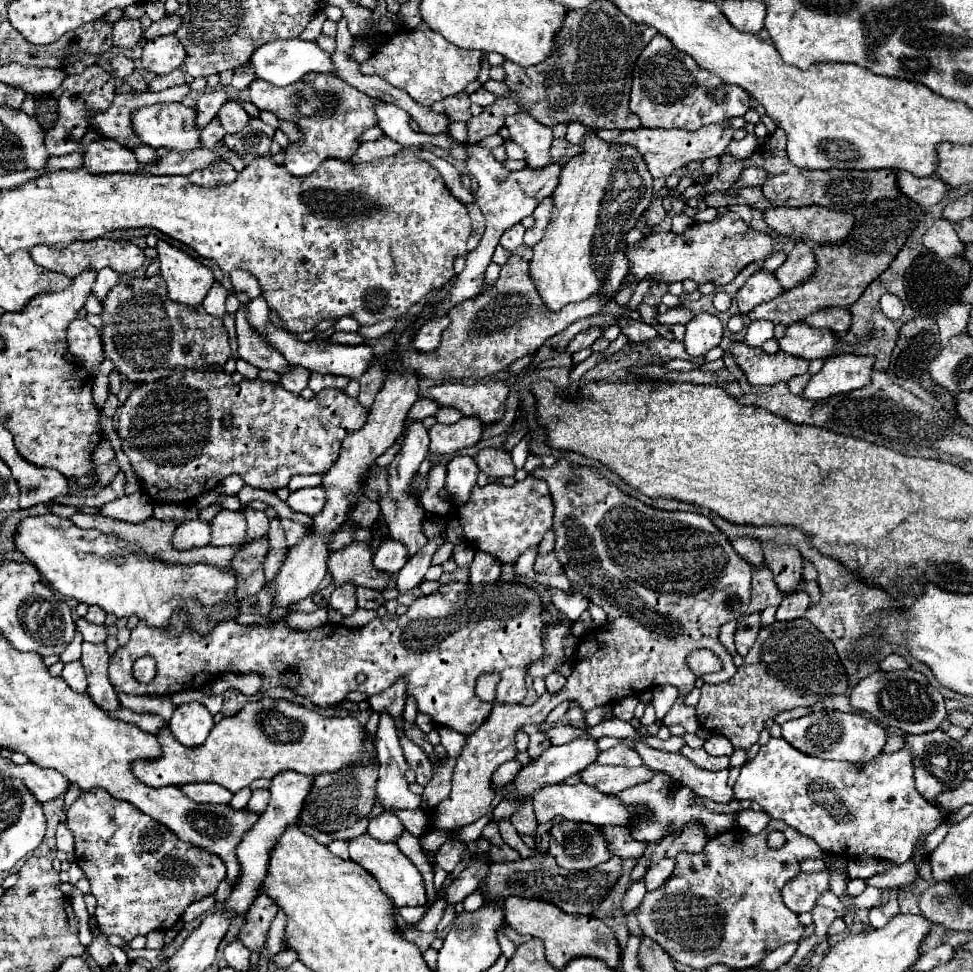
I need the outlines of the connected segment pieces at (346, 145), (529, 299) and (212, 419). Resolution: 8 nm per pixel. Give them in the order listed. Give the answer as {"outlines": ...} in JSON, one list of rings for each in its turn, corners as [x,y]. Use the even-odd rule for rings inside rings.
{"outlines":[[[[309,76],[309,80],[305,80],[305,82],[309,82],[319,92],[335,94],[339,100],[337,100],[335,112],[331,116],[321,116],[321,114],[315,114],[315,116],[309,116],[309,118],[303,116],[303,120],[297,122],[299,130],[303,132],[303,142],[301,144],[289,144],[285,148],[287,154],[285,154],[285,164],[283,164],[293,176],[309,176],[327,158],[337,158],[337,160],[347,162],[349,156],[359,146],[357,136],[361,132],[365,132],[367,128],[377,124],[375,104],[379,100],[373,100],[373,98],[361,94],[357,88],[345,84],[337,76]]],[[[511,254],[507,264],[501,266],[499,280],[489,292],[475,296],[473,300],[465,300],[449,310],[451,324],[443,332],[441,342],[433,352],[419,352],[415,348],[395,346],[383,356],[377,356],[375,362],[379,362],[381,370],[385,372],[415,372],[417,376],[423,374],[421,378],[431,380],[483,380],[505,370],[515,360],[537,352],[545,340],[563,332],[569,324],[601,312],[609,300],[609,294],[597,294],[589,300],[567,304],[559,312],[549,312],[537,292],[533,278],[529,276],[529,260]]],[[[193,370],[173,372],[165,380],[153,384],[139,384],[119,412],[117,434],[125,446],[125,454],[131,460],[137,476],[145,478],[145,486],[151,490],[157,504],[187,504],[199,494],[211,492],[217,484],[237,474],[245,484],[263,488],[269,492],[287,486],[291,476],[297,474],[325,474],[337,462],[341,440],[365,426],[367,412],[357,398],[345,396],[343,390],[327,388],[313,400],[293,396],[285,392],[281,384],[269,384],[259,378],[233,384],[231,376],[221,370]],[[225,412],[233,414],[233,426],[225,428],[221,418]]]]}

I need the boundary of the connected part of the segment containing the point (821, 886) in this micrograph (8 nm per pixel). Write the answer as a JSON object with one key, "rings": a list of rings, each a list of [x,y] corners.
{"rings":[[[799,872],[793,880],[789,880],[781,894],[783,902],[789,910],[795,914],[809,912],[813,906],[817,906],[817,898],[829,890],[829,872]]]}

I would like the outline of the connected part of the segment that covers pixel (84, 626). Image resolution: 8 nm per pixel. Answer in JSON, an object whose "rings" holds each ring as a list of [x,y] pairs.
{"rings":[[[85,618],[77,620],[77,630],[83,634],[85,642],[93,642],[93,644],[103,644],[107,638],[107,628],[105,626],[97,626],[97,624],[89,624]]]}

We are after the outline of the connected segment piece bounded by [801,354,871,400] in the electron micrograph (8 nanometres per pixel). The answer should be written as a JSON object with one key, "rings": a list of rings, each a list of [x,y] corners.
{"rings":[[[837,354],[837,356],[827,358],[823,368],[815,376],[811,376],[811,380],[801,396],[809,398],[809,400],[829,398],[835,394],[857,390],[857,388],[869,384],[869,380],[871,380],[871,376],[843,376],[841,354]]]}

